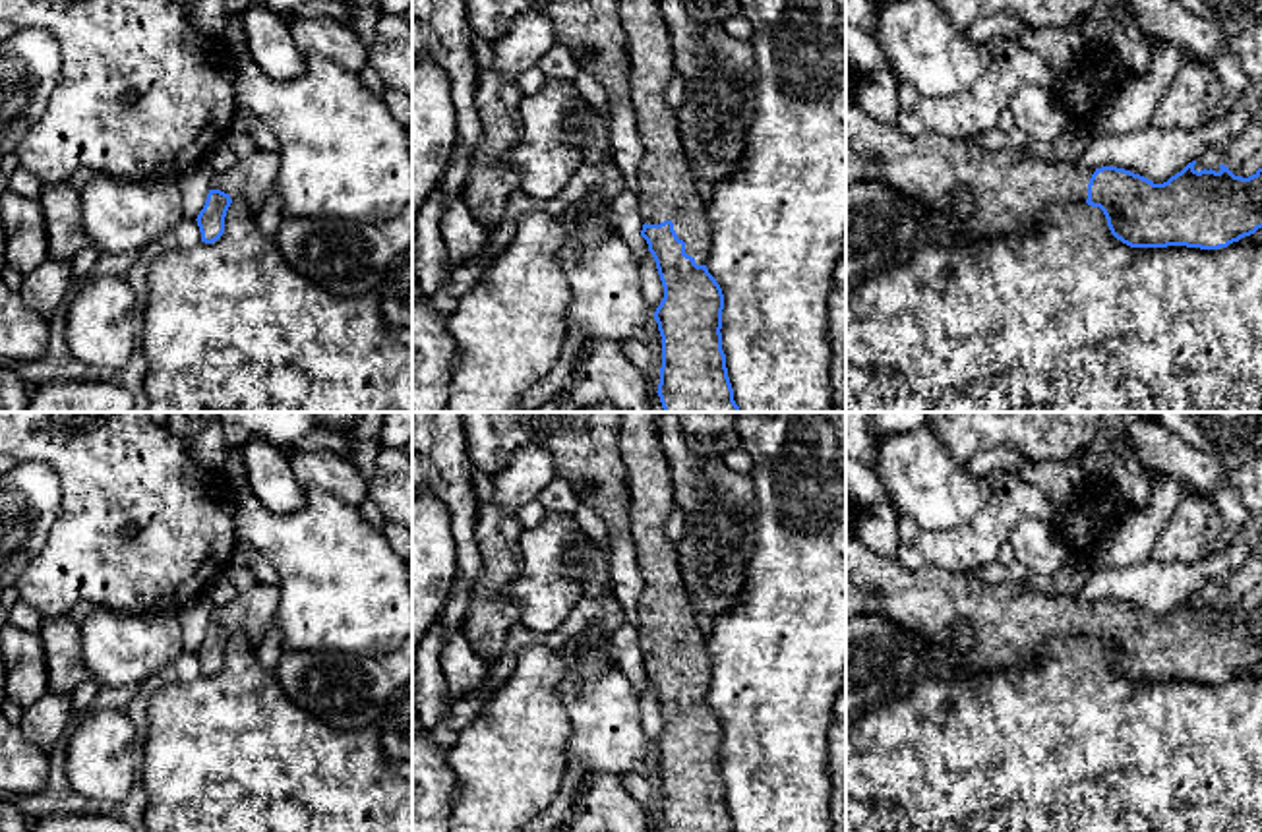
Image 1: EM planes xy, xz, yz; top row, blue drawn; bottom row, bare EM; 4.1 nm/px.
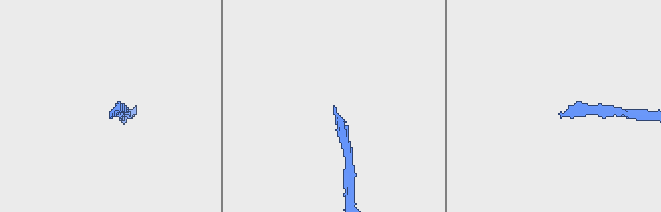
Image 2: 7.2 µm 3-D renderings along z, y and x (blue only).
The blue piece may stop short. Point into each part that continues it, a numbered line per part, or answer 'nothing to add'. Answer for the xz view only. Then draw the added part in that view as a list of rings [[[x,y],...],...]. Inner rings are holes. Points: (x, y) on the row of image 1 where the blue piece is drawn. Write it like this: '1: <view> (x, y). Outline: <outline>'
1: xz (666, 188). Outline: [[[619,0],[619,15],[629,60],[629,101],[645,149],[637,172],[643,221],[672,221],[677,238],[685,242],[685,253],[705,265],[710,223],[683,153],[676,110],[664,99],[676,70],[660,0]]]

